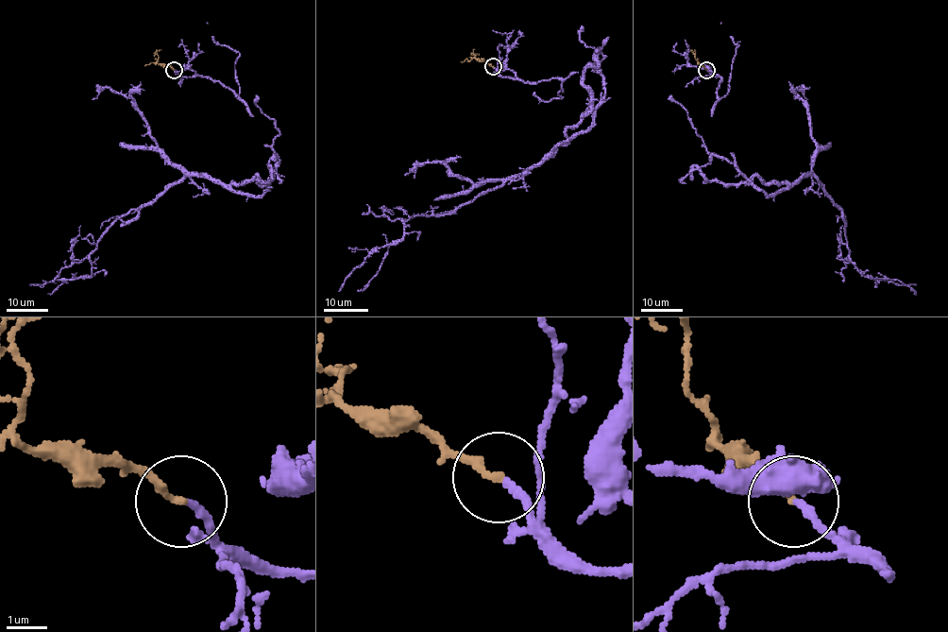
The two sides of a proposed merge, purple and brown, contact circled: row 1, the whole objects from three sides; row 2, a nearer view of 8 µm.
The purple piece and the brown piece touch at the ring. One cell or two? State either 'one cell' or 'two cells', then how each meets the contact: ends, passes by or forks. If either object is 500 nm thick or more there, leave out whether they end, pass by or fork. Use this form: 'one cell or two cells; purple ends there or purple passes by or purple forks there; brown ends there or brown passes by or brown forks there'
one cell; purple ends there; brown ends there

